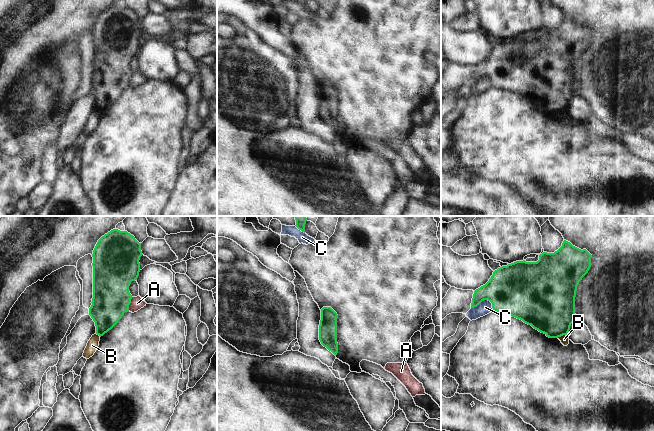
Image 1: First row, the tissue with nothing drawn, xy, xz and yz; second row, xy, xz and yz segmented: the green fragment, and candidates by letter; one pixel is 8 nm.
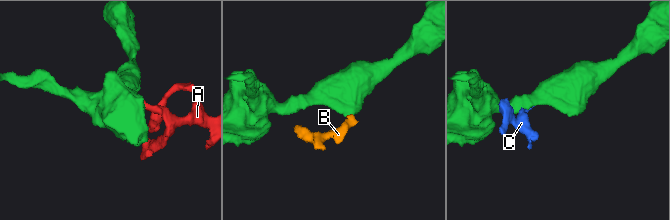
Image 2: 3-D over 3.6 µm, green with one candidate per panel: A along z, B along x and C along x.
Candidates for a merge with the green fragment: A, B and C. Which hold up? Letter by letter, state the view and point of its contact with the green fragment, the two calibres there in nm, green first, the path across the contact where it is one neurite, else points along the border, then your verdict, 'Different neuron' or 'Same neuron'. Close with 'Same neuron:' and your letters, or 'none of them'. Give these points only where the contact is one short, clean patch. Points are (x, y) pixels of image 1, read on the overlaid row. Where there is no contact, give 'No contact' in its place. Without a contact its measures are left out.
A: Touches green at xy (129, 304). Thickness 300 nm (green) against 100 nm. Different neuron
B: Touches green at yz (561, 335). Thickness 420 nm (green) against 70 nm. Boundary: yz (566, 335), (557, 337). Different neuron
C: Touches green at yz (485, 299). Thickness 400 nm (green) against 110 nm. Different neuron
Same neuron: none of them

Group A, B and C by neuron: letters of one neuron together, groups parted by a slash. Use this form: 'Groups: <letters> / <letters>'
Groups: A C / B

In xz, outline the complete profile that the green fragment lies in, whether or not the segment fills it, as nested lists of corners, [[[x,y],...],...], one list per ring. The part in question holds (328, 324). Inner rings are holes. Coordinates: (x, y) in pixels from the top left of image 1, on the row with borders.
[[[323,307],[321,309],[319,340],[335,356],[338,353],[337,318],[337,313],[331,307]]]

